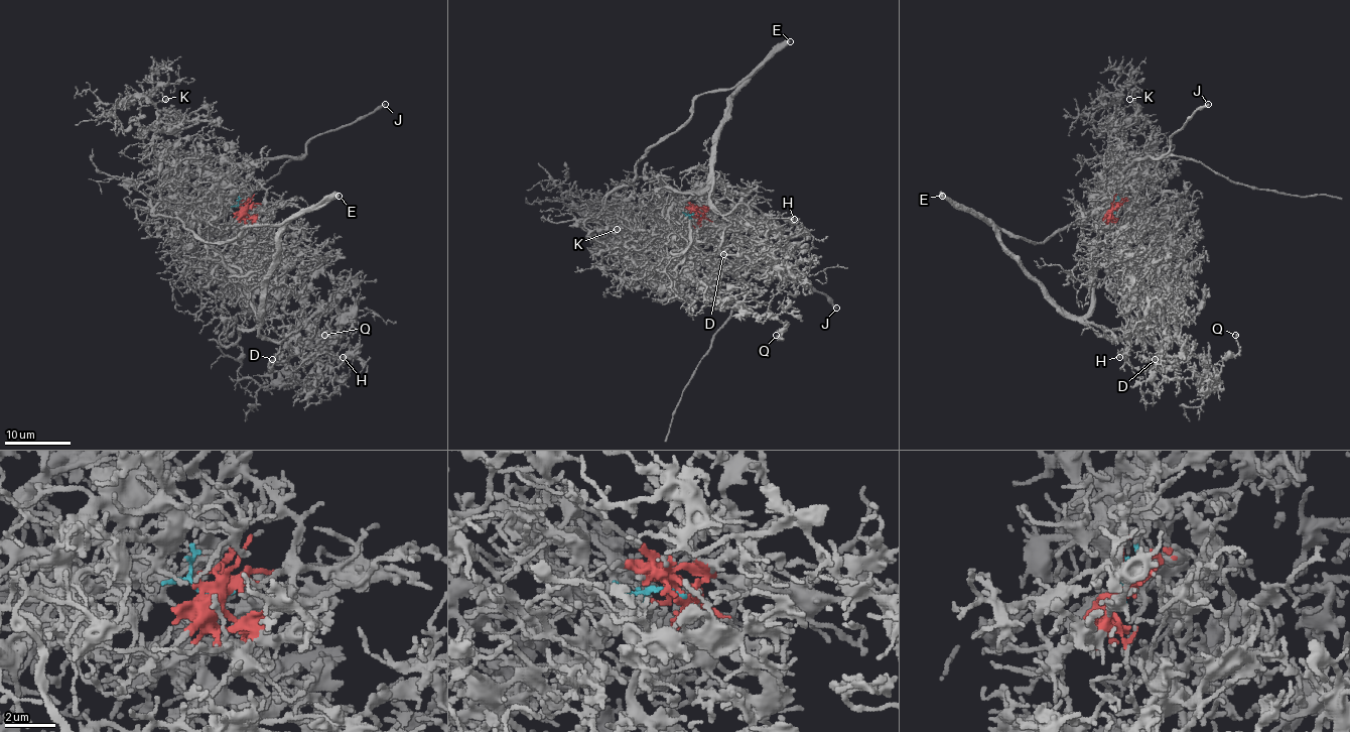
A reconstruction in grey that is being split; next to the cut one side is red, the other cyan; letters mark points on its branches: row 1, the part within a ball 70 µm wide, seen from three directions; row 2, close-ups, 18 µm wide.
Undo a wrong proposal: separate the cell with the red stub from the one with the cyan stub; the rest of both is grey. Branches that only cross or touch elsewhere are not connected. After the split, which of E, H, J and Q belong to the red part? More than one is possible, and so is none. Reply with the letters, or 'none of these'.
E, H, Q

